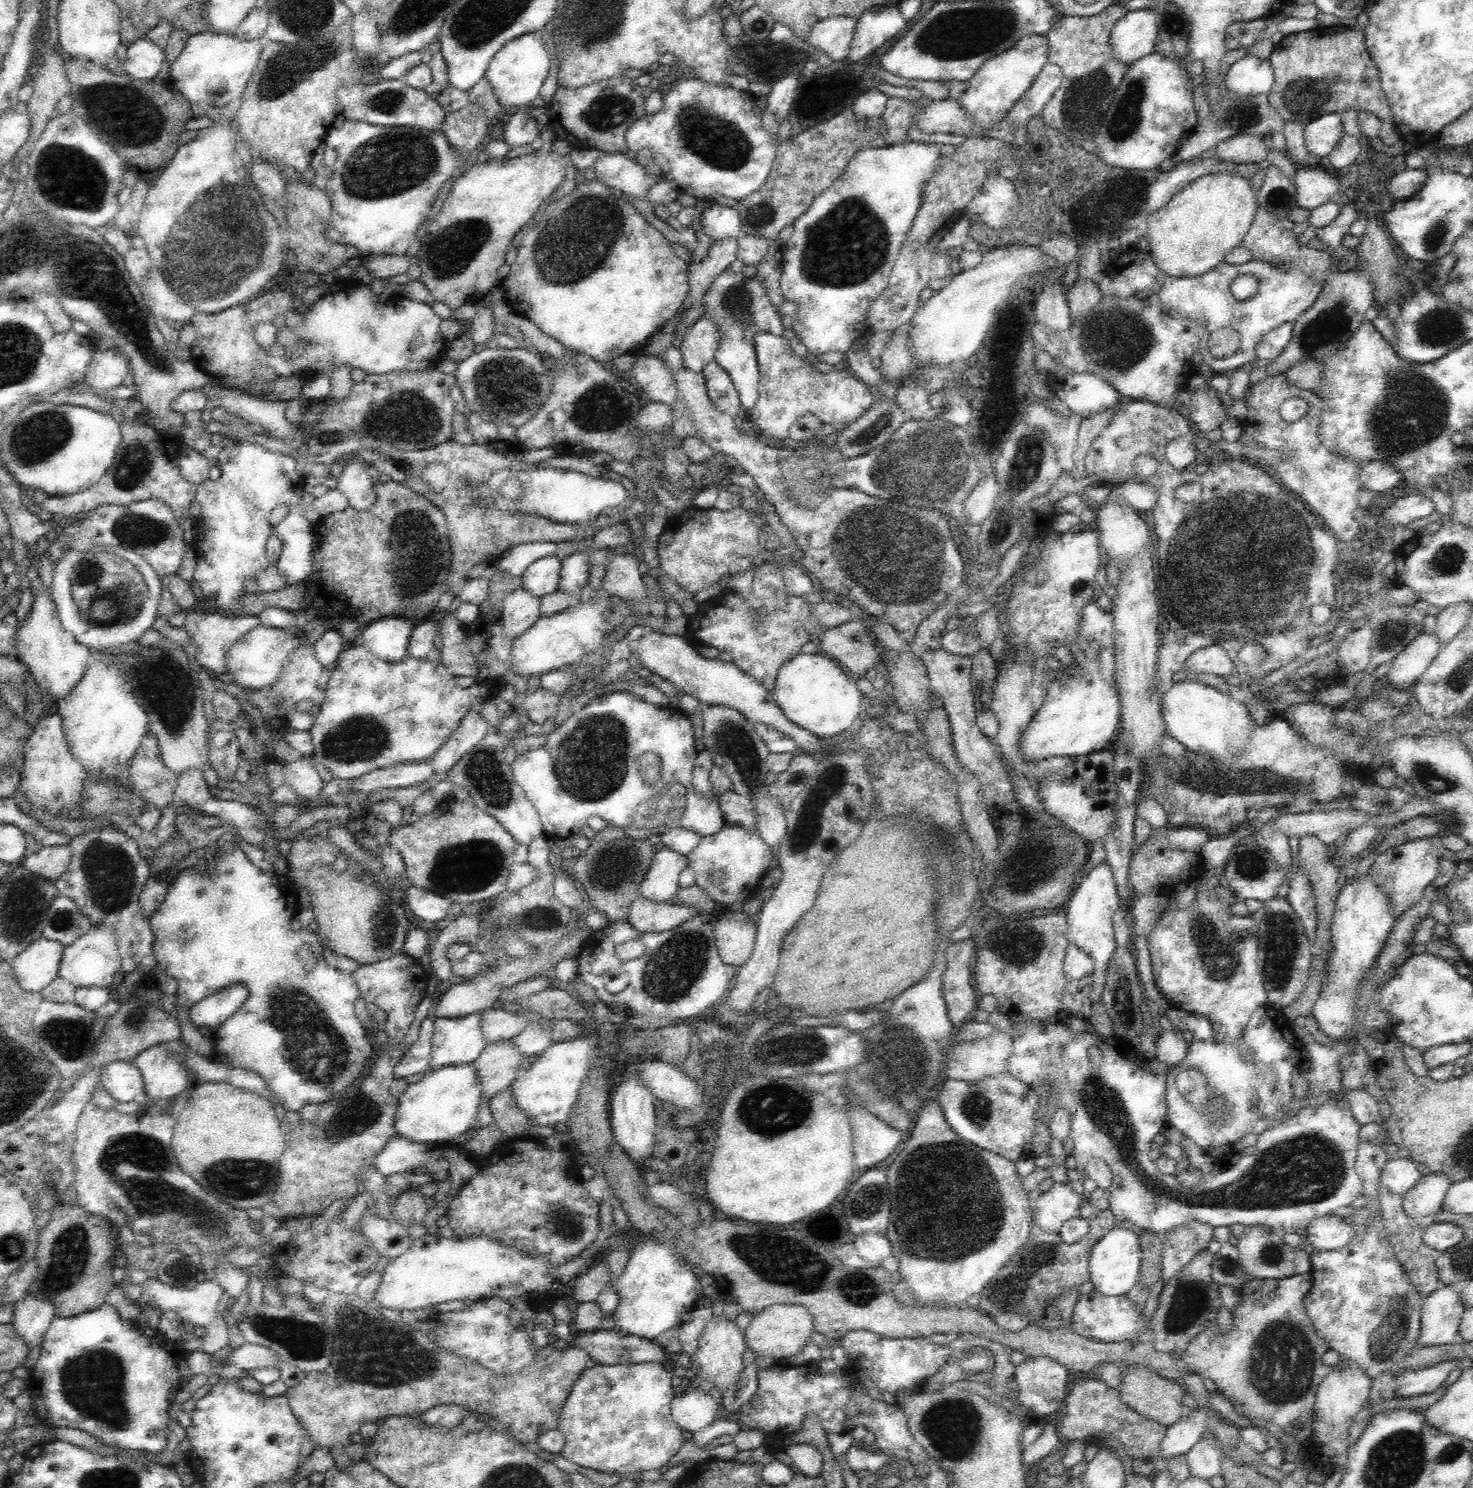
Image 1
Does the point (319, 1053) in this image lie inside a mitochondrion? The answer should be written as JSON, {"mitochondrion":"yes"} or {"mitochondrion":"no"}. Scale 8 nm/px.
{"mitochondrion":"yes"}

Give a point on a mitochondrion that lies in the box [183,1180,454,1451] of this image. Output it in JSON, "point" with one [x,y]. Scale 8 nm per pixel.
{"point":[414,1363]}

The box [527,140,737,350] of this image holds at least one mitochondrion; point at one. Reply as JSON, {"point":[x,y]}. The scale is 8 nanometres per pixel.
{"point":[565,259]}

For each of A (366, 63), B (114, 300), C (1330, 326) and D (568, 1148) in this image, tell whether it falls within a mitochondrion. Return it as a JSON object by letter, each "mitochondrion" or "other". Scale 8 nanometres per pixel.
{"A":"mitochondrion","B":"other","C":"mitochondrion","D":"other"}

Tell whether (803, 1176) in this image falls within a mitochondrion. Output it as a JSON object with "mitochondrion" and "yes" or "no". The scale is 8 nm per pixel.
{"mitochondrion":"no"}

